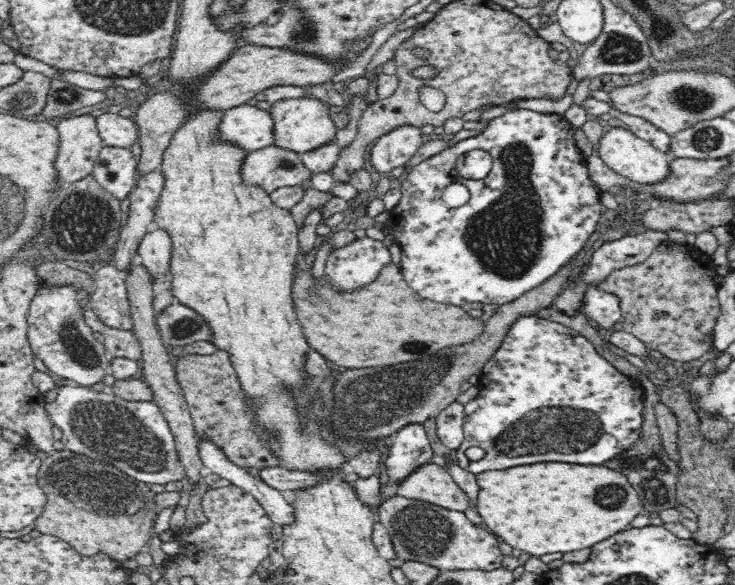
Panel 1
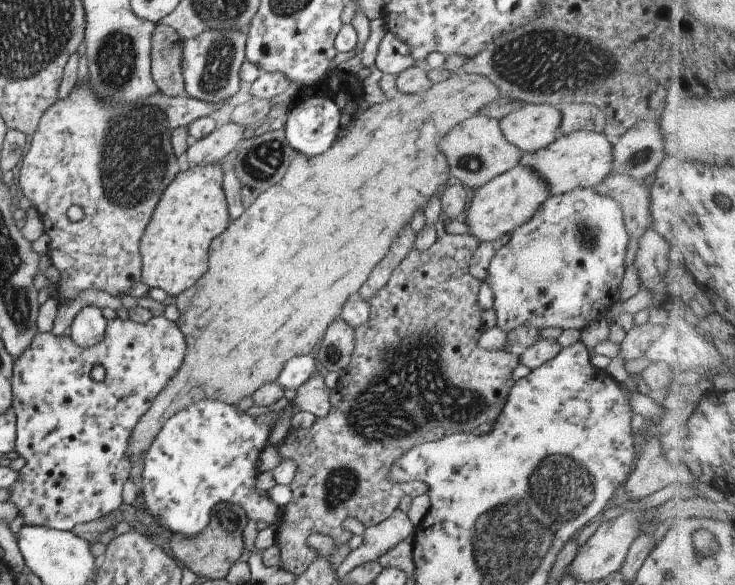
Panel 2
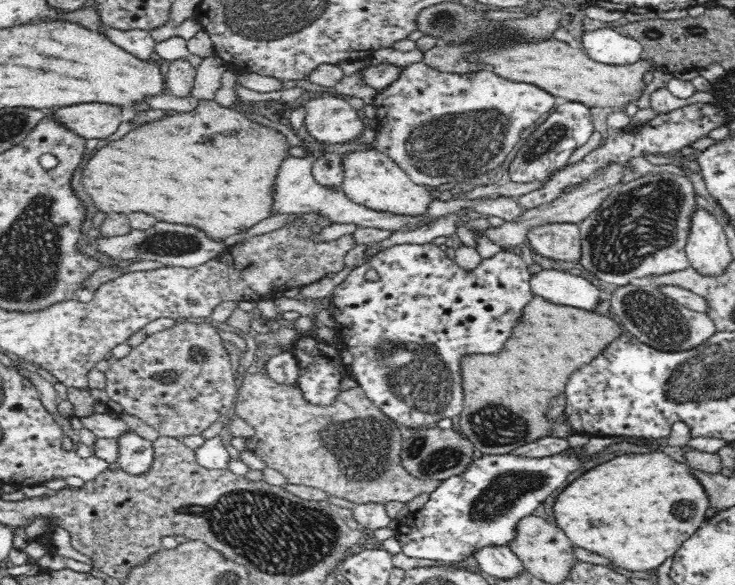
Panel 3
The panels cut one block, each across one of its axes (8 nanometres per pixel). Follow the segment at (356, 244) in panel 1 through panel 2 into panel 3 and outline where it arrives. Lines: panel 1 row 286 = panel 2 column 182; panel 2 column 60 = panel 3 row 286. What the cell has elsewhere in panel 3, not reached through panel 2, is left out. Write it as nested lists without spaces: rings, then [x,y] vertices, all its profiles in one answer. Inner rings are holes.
[[[434,243],[397,244],[378,252],[365,265],[354,267],[330,295],[328,310],[337,322],[333,327],[340,347],[352,354],[348,374],[356,380],[378,410],[401,426],[432,427],[442,418],[452,418],[463,409],[461,362],[469,354],[494,354],[503,349],[522,309],[535,297],[530,286],[529,260],[519,252],[503,249],[488,260],[478,259],[472,269],[463,269]],[[367,270],[376,270],[379,280],[366,280]]]

